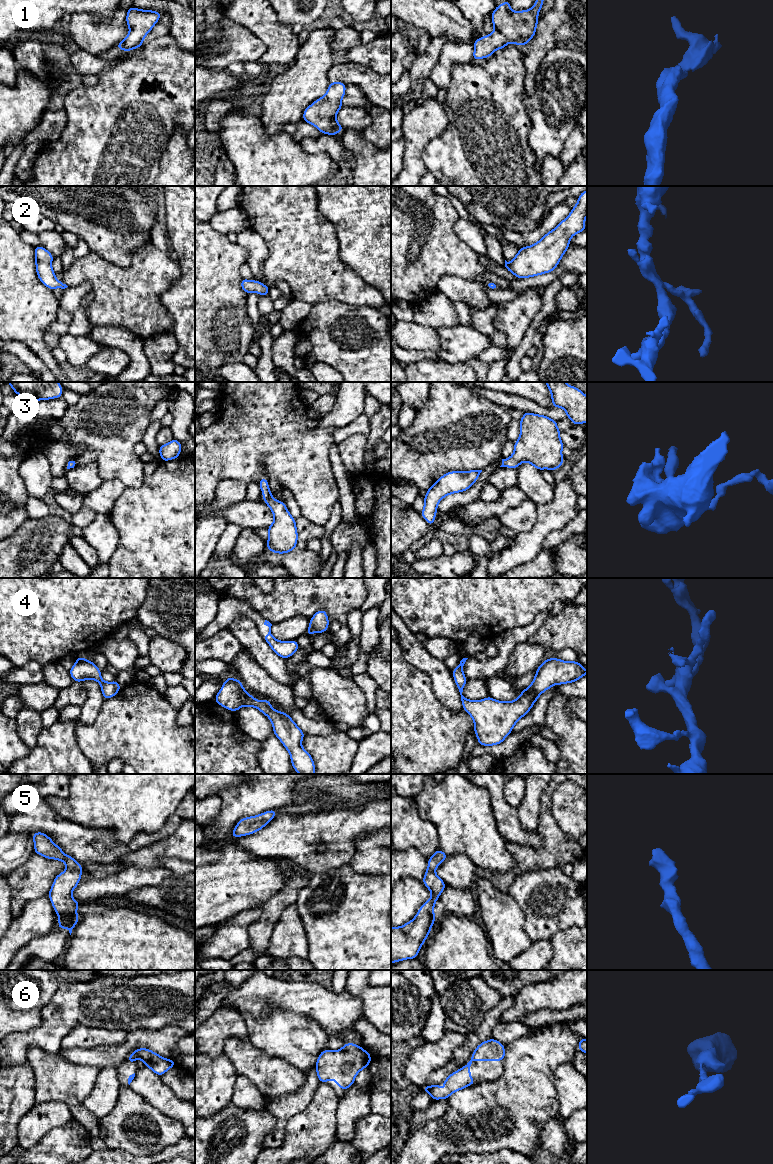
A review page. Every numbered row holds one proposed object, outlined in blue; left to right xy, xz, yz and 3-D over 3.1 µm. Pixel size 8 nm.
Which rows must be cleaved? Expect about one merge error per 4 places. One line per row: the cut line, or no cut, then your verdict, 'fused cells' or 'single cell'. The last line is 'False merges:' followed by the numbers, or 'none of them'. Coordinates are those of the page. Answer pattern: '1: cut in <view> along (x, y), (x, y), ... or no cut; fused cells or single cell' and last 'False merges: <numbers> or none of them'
1: no cut; single cell
2: no cut; single cell
3: no cut; single cell
4: no cut; single cell
5: no cut; single cell
6: no cut; single cell
False merges: none of them

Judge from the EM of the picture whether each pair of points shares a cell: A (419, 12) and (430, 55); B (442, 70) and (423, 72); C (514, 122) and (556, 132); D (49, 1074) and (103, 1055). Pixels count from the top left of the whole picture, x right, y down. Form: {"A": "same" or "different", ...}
{"A": "different", "B": "different", "C": "different", "D": "different"}

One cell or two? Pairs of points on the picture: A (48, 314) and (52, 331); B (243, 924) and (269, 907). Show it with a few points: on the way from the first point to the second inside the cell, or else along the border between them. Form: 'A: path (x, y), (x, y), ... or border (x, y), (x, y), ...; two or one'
A: border (59, 307), (56, 318), (44, 334), (47, 346); two
B: border (259, 906), (260, 916), (249, 926), (249, 934); two

